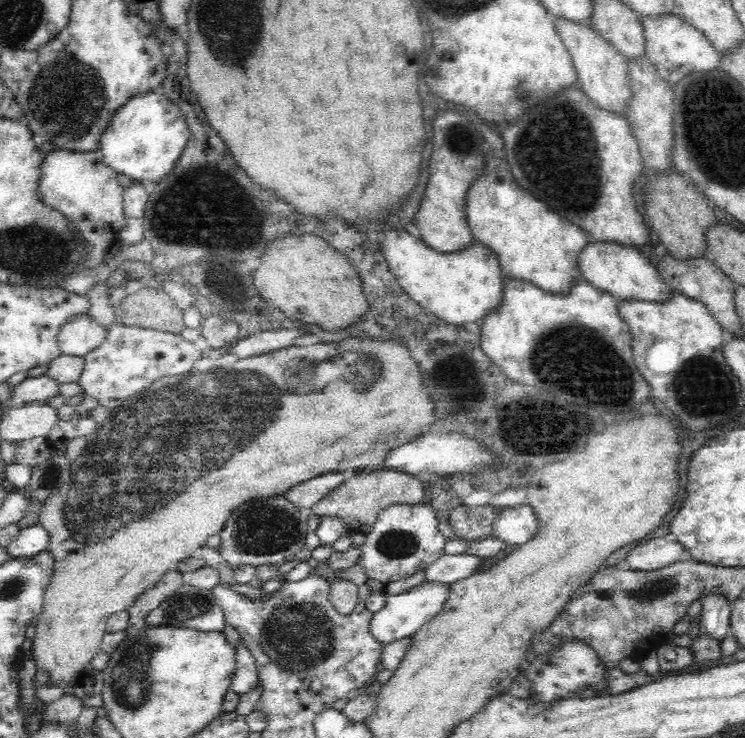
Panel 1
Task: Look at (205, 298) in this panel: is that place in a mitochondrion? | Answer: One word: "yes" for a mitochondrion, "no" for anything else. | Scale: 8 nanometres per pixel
no

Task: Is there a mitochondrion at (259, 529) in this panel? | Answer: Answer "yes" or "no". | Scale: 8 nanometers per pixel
yes

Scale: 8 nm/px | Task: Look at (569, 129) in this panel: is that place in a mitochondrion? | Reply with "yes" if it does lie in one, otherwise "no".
yes

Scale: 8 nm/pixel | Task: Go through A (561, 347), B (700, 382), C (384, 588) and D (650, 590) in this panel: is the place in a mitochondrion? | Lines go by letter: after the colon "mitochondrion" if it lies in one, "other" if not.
A: mitochondrion
B: mitochondrion
C: other
D: mitochondrion

